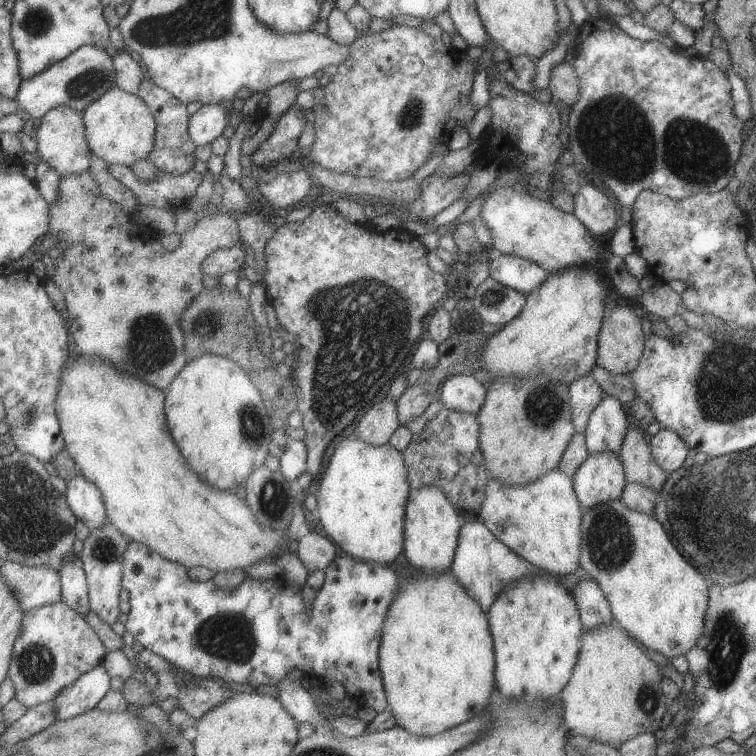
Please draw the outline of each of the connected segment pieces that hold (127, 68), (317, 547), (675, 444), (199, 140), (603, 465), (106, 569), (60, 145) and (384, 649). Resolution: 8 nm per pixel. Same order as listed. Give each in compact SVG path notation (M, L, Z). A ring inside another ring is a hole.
M128 51L118 52L112 57L112 62L116 70L116 85L126 92L137 95L146 76L144 66Z
M311 529L306 535L297 539L298 549L296 550L299 559L310 573L315 570L325 571L338 554L334 543L332 539L329 540Z
M662 427L656 435L652 436L648 446L656 464L666 472L676 472L688 458L689 448L674 430Z
M202 105L190 115L188 134L196 146L212 144L229 126L228 112L220 105Z
M614 452L590 454L573 478L574 492L583 510L620 500L626 485L624 466Z
M108 523L98 530L90 531L88 538L83 541L83 550L79 554L82 559L82 568L87 576L91 610L96 612L96 616L108 626L118 622L118 616L120 616L122 556L131 541L120 530L116 530L112 524Z
M58 106L50 109L41 118L41 125L37 131L37 150L60 177L72 176L72 174L82 174L84 170L89 170L90 156L93 151L88 146L85 136L85 126L82 120L83 114L70 108L70 106Z
M451 572L419 573L416 580L402 580L388 608L379 644L379 668L388 709L397 726L415 736L436 735L478 716L492 700L495 684L494 642L486 612L456 582Z

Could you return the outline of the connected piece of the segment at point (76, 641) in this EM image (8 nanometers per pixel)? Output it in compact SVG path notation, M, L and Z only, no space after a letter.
M62 600L23 613L22 628L14 641L7 676L14 683L18 702L32 708L54 701L60 690L102 664L107 650L86 619Z

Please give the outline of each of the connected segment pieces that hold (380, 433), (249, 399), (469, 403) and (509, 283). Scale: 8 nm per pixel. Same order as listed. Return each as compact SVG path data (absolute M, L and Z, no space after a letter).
M387 397L372 403L355 427L355 437L370 446L388 444L396 428L401 425L398 422L396 404L392 398Z
M207 354L188 361L166 390L164 410L170 434L188 460L188 466L216 488L232 488L234 492L236 486L242 484L254 470L264 467L264 462L270 456L268 446L275 430L270 424L265 403L251 375L232 359Z
M454 375L444 383L440 402L448 410L477 417L484 408L487 389L475 376Z
M502 255L494 260L489 260L489 267L490 279L524 296L540 288L540 284L544 284L549 277L549 274L538 264L517 256Z

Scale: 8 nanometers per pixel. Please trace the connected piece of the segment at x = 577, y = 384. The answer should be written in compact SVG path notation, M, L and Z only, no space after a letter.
M591 374L574 380L569 386L569 393L575 432L582 434L588 426L590 415L596 410L600 402L604 400L606 394Z

